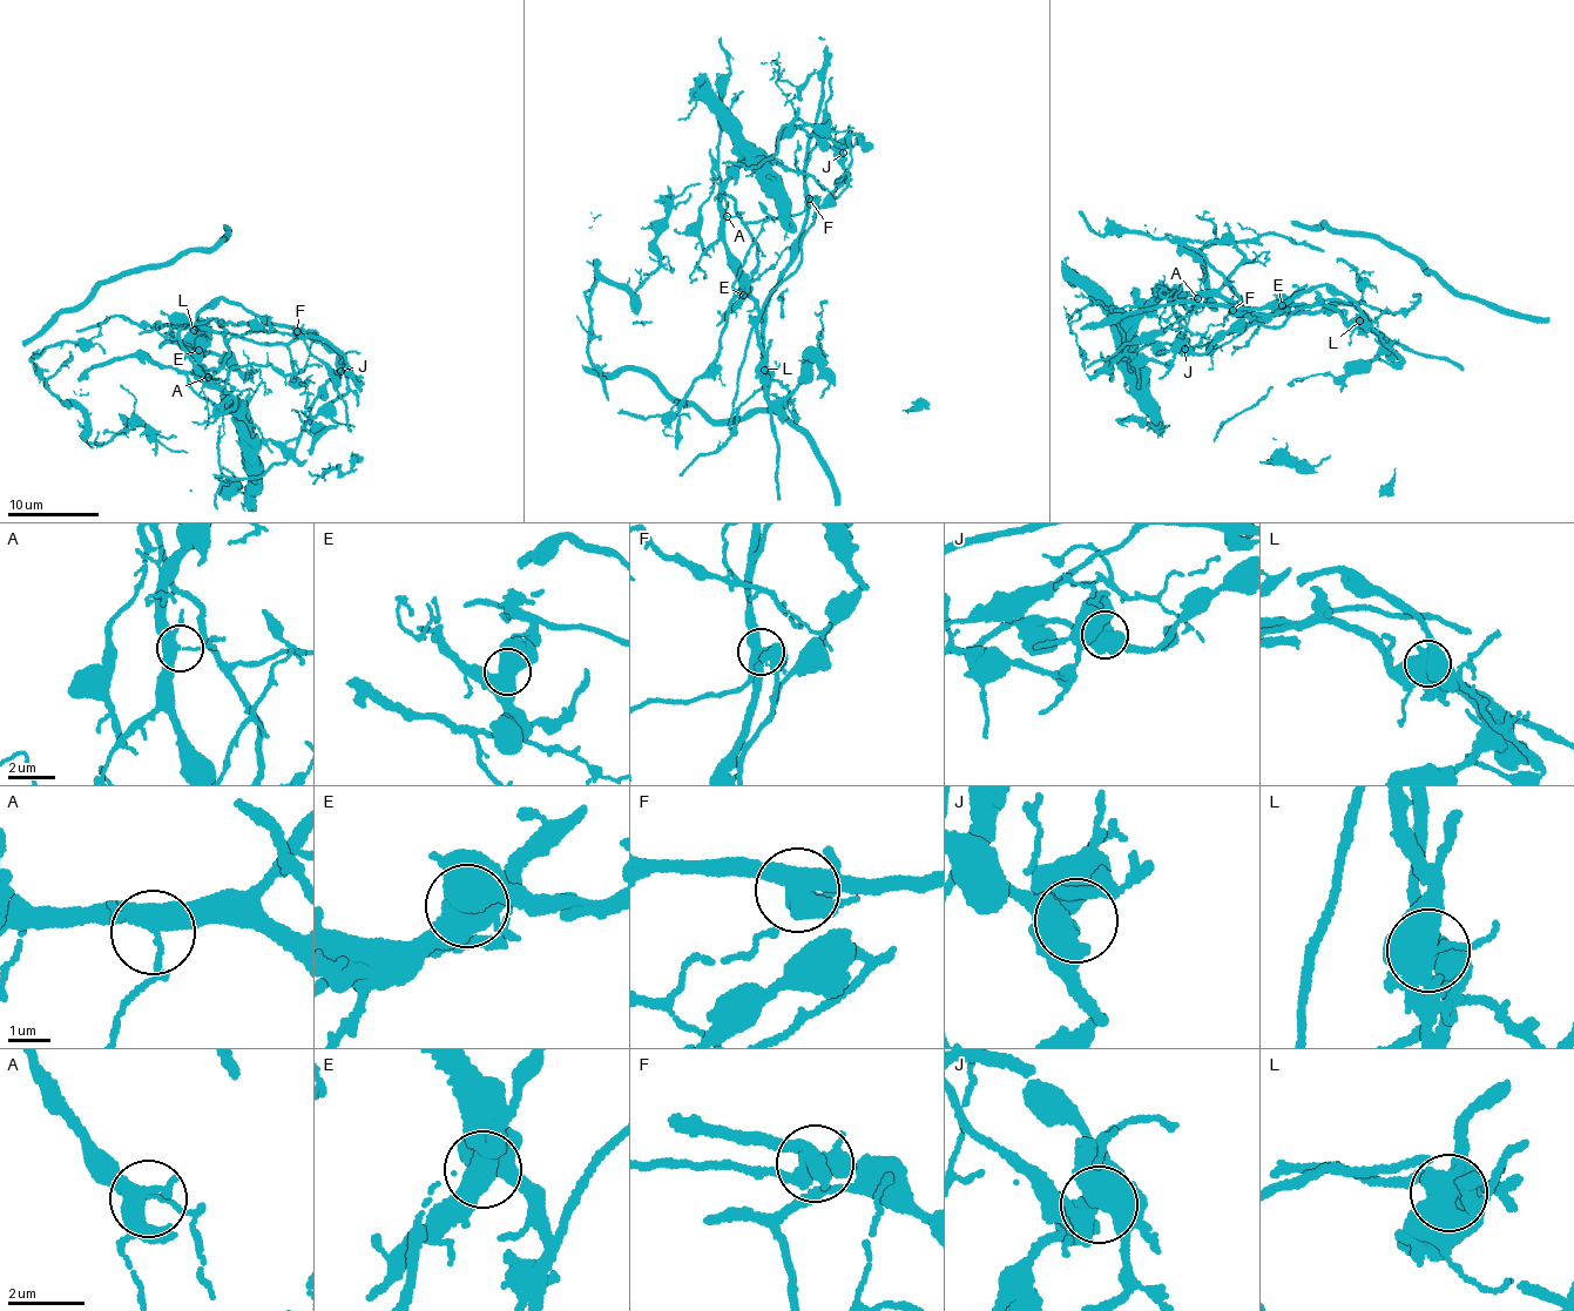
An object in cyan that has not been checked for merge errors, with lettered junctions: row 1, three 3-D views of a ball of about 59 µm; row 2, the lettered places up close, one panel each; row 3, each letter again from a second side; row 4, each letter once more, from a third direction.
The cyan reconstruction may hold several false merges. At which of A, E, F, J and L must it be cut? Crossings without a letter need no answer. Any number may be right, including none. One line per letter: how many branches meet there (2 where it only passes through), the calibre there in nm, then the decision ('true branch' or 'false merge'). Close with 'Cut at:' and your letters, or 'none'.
A: branches 4; calibre 360 nm; true branch
E: branches 3; calibre 500 nm; true branch
F: branches 4; calibre 440 nm; false merge
J: branches 3; calibre 440 nm; true branch
L: branches 3; calibre 550 nm; false merge
Cut at: F, L

